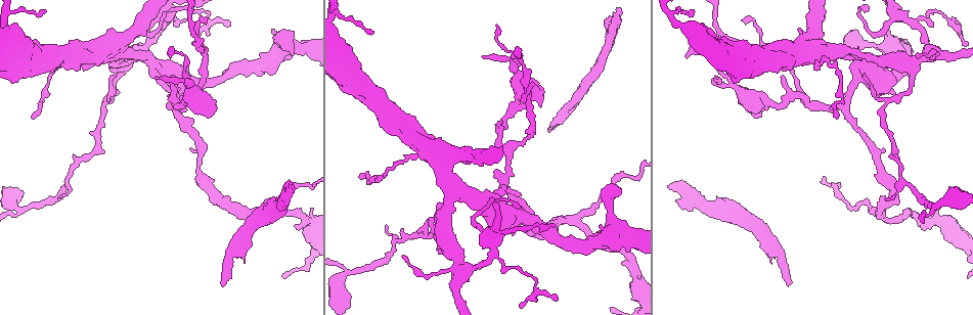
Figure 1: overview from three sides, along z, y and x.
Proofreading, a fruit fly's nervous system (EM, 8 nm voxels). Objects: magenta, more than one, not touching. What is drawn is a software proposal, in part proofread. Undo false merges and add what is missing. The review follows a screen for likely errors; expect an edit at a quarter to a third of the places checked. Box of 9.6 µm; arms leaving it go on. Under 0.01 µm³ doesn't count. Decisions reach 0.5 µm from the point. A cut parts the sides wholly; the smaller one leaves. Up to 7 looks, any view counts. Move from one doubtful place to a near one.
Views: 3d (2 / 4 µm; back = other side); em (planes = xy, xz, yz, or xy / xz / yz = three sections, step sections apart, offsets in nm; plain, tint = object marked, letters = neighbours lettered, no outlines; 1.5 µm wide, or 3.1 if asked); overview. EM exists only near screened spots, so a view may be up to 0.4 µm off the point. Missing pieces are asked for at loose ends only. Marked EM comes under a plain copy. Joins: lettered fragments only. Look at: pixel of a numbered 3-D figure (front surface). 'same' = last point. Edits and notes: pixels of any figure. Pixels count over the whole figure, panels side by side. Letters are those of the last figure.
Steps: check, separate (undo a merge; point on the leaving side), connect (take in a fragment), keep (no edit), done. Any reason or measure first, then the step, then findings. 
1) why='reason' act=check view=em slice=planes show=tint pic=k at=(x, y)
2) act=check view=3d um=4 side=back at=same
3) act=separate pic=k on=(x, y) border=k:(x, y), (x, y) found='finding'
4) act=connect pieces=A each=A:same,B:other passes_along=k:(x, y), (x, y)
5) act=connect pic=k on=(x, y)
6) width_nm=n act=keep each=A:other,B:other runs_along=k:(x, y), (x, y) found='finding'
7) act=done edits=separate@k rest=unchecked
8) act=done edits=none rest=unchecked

why='four arms meet' act=check view=3d um=2 pic=1 at=(928, 50)

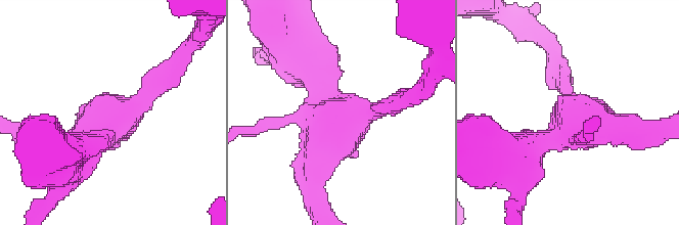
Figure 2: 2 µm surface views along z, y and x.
act=check view=em slice=xz step=4 show=tint pic=2 at=(574, 128)

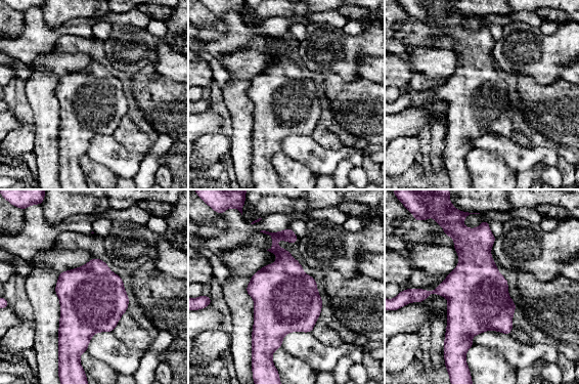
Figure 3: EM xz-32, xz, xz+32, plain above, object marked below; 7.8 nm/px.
why='what lies round it' act=check view=em slice=xz step=4 show=letters at=same

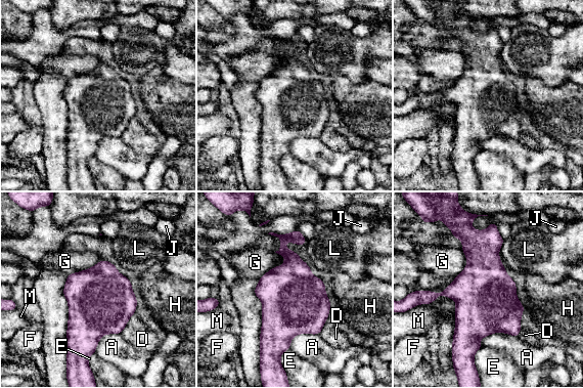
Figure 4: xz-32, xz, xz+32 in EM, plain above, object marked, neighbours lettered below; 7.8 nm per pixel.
arms=4 act=keep each=A:other,D:other,E:other,F:other,G:other,H:other,J:other,L:other,M:other border=4:(285, 257), (260, 277) found='all the same neuron'

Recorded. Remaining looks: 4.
why='free end' act=check view=3d um=2 pic=1 at=(223, 286)

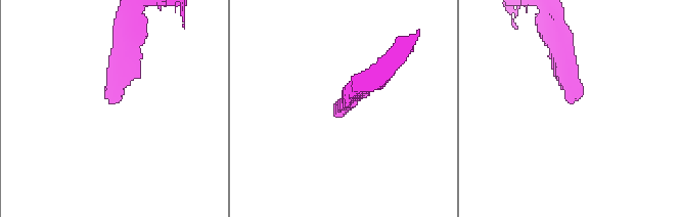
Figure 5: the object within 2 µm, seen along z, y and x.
why='now the EM' act=check view=em slice=planes show=letters pic=5 at=(337, 105)

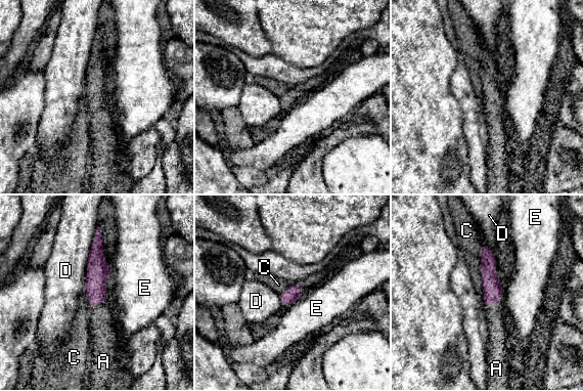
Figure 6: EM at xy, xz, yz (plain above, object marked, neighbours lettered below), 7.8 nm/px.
width_nm=120 act=connect pieces=A each=A:same,C:other,D:other,E:other passes_along=6:(97, 272), (97, 304), (104, 335) found='it goes on there'

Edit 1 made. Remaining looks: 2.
why='redraw' act=check view=overview

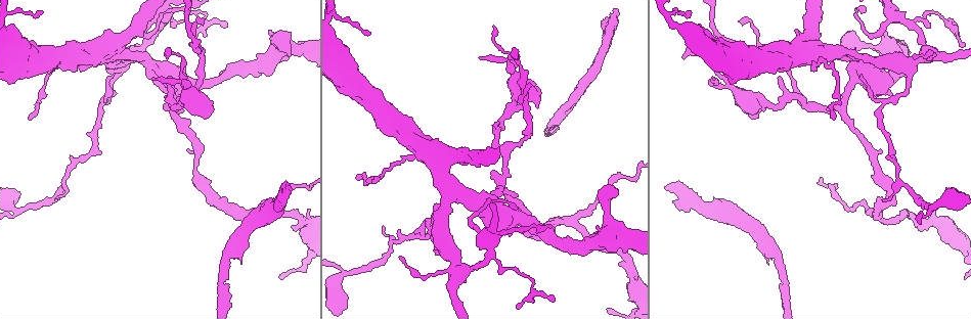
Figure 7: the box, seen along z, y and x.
why='arms part here' act=check view=em slice=xz step=4 show=letters pic=7 at=(512, 72)

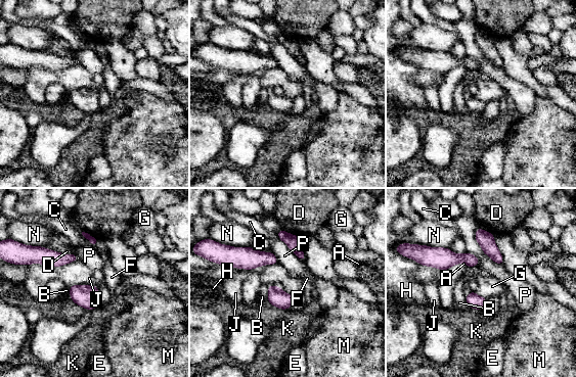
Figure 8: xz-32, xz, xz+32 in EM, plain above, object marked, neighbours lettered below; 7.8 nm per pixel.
longest_contact=J:360nm act=keep each=A:other,B:other,C:other,D:other,E:other,F:other,G:other,H:other,J:other,K:other,M:other,N:other,P:other border=8:(279, 287), (293, 295) found='all the same neuron'

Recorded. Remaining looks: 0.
act=done edits=connect@6 rest=unchecked

